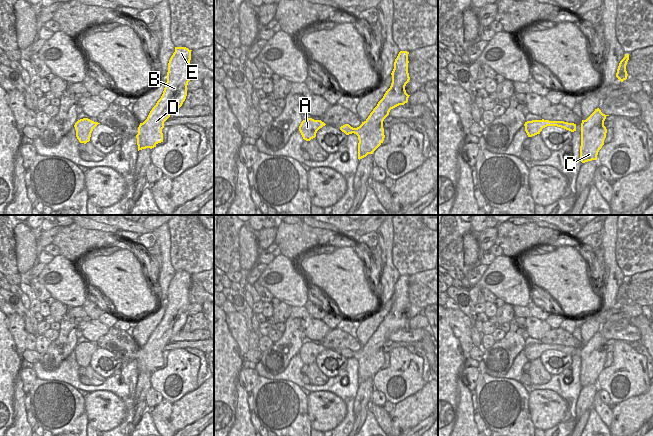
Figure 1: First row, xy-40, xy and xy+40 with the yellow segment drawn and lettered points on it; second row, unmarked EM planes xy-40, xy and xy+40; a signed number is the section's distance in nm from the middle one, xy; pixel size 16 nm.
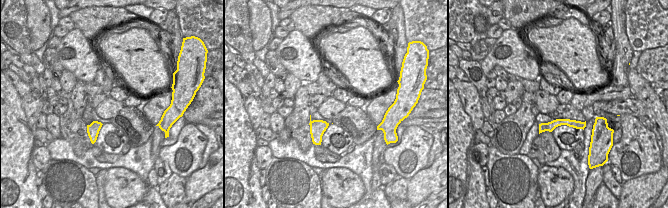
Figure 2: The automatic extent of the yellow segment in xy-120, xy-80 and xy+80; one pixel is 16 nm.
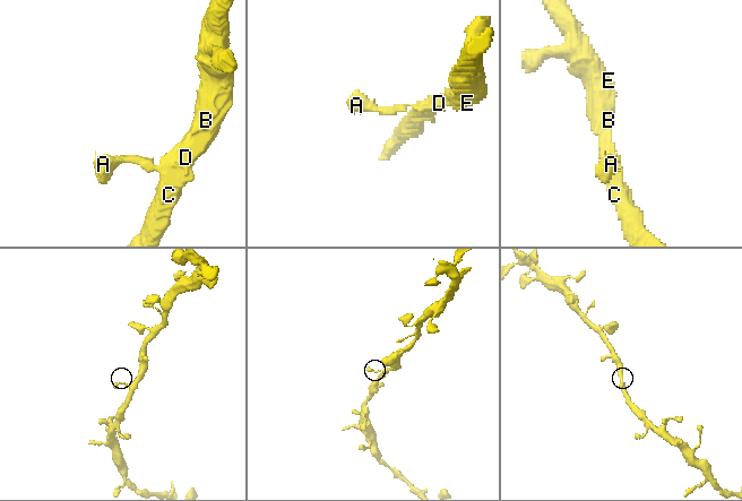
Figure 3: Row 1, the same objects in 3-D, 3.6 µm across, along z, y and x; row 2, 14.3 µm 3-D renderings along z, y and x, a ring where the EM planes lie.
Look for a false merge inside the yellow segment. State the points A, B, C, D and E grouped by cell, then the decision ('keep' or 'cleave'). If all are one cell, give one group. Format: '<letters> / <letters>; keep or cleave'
A B C D E; keep

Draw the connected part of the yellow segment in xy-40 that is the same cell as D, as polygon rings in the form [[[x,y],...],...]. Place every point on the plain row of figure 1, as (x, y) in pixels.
[[[175,271],[168,287],[167,306],[161,322],[150,335],[147,343],[138,351],[138,375],[154,372],[163,366],[162,353],[170,338],[180,332],[187,320],[187,309],[191,304],[188,294],[191,275],[186,271]]]

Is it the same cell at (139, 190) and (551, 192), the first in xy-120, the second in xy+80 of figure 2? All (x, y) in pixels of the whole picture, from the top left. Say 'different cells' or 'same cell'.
same cell

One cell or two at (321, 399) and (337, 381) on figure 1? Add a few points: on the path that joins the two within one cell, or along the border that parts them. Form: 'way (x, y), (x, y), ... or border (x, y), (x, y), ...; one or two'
border (311, 391), (331, 391), (346, 405); two

